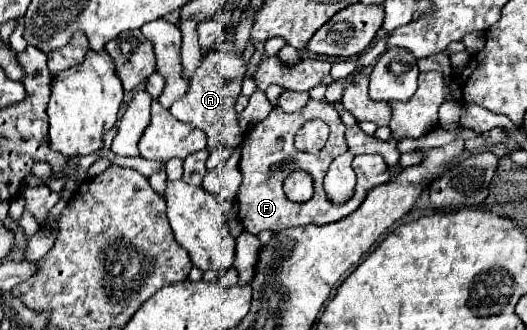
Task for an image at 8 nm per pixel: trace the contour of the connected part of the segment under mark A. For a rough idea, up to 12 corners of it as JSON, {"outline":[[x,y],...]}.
{"outline":[[203,53],[191,89],[169,109],[199,127],[209,151],[237,147],[235,103],[249,61]]}

